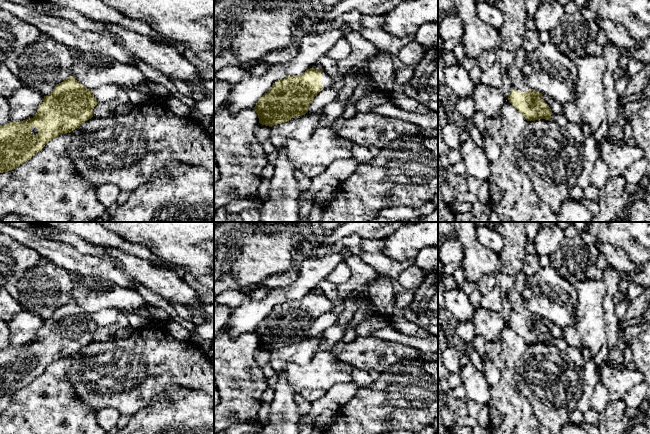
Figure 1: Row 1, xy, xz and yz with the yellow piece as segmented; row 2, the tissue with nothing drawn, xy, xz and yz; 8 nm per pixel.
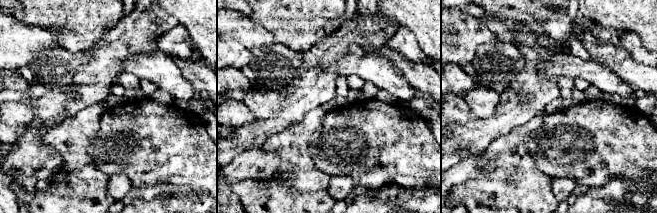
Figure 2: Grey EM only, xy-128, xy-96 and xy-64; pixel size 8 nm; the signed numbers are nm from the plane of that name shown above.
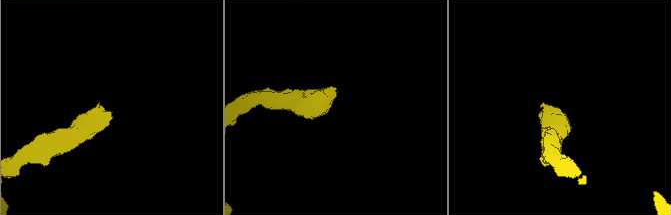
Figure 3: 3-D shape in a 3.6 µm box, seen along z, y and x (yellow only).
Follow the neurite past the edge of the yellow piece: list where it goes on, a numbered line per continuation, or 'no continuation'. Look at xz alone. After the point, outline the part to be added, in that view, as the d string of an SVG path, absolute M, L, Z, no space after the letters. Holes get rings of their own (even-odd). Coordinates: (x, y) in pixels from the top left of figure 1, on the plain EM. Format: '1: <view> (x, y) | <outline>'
1: xz (327, 305) | M322 295L322 311L323 311L323 313L327 313L327 312L331 311L333 306L334 306L333 303L328 298L326 298L324 295Z

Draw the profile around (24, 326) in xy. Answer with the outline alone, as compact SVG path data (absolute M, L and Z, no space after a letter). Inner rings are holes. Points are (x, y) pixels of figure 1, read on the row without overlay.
M27 310L20 311L8 322L10 345L19 346L33 342L43 324L44 319L36 314Z

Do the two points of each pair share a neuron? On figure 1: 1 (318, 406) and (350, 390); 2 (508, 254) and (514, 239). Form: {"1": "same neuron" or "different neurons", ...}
{"1": "same neuron", "2": "same neuron"}

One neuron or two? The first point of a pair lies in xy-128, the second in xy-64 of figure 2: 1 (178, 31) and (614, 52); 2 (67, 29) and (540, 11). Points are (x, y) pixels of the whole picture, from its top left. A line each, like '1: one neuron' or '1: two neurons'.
1: two neurons
2: one neuron

